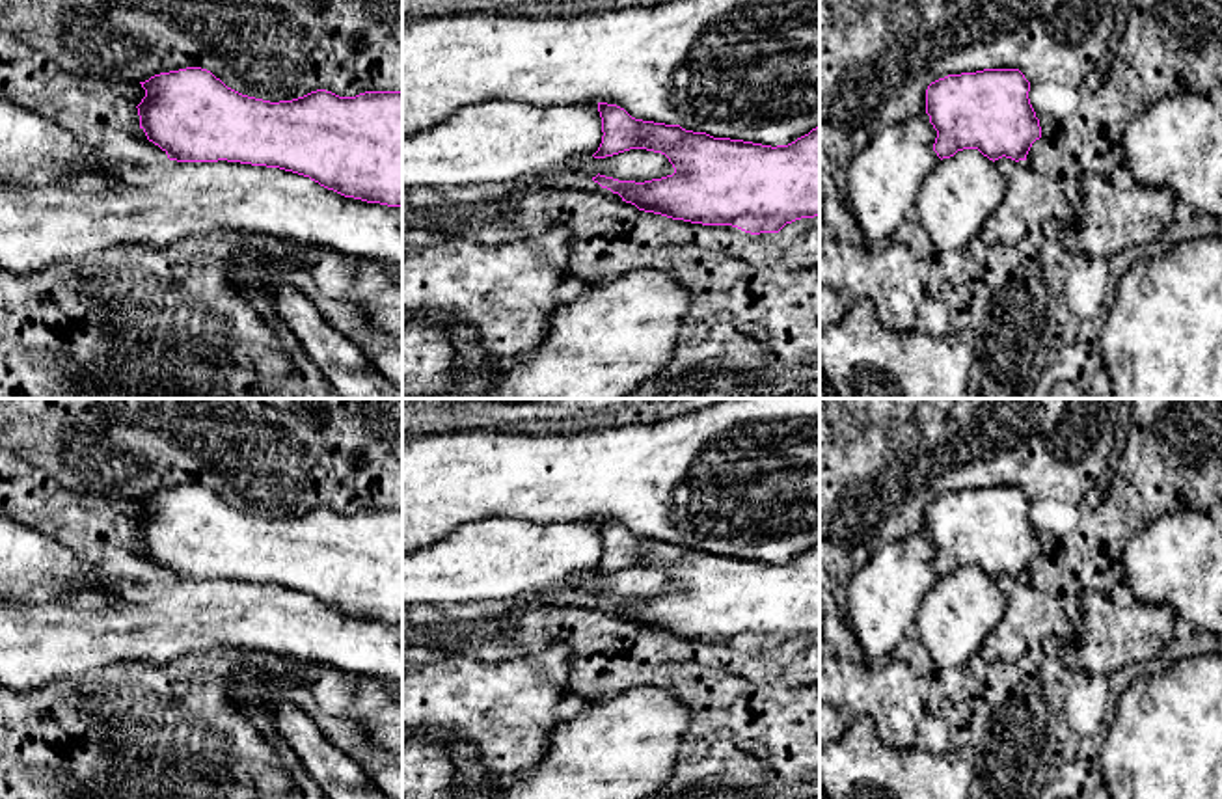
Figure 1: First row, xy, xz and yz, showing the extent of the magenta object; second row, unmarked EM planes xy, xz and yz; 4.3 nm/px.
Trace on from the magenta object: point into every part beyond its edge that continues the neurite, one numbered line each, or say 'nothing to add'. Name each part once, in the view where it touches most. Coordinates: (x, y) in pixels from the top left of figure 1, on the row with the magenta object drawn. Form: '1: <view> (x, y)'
nothing to add

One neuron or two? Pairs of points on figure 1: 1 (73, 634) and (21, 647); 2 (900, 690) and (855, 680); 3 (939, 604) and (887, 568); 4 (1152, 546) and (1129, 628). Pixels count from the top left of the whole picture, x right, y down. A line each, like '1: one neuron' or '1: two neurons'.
1: one neuron
2: one neuron
3: two neurons
4: two neurons

